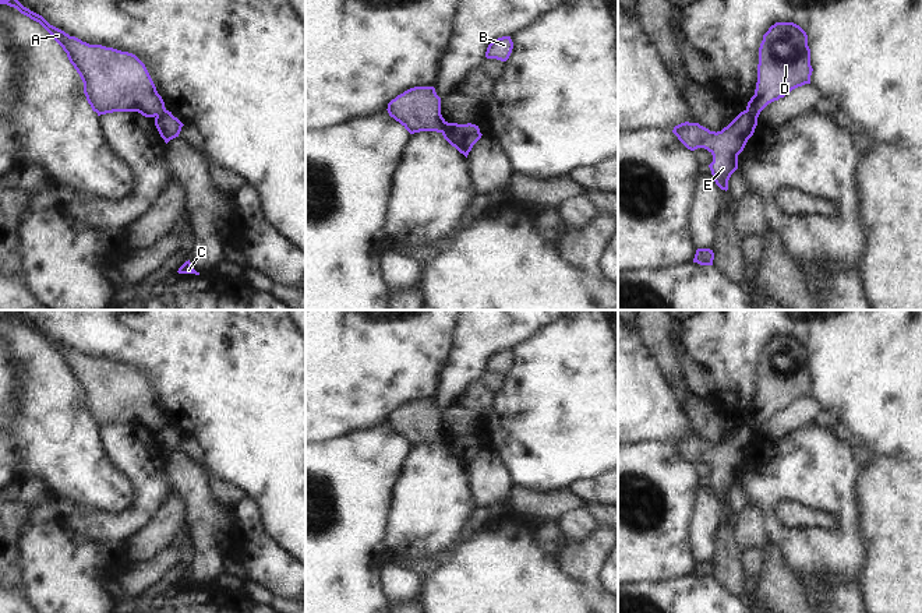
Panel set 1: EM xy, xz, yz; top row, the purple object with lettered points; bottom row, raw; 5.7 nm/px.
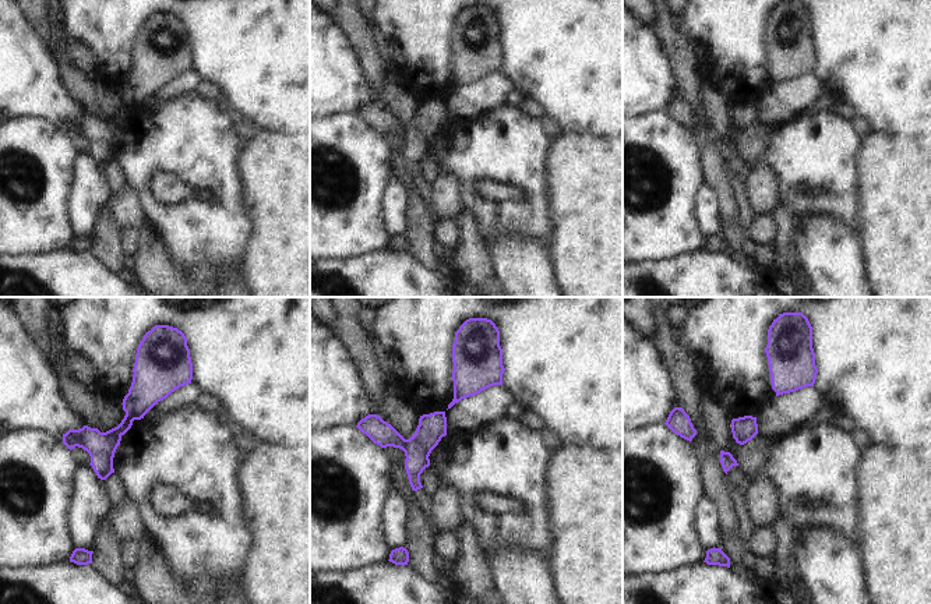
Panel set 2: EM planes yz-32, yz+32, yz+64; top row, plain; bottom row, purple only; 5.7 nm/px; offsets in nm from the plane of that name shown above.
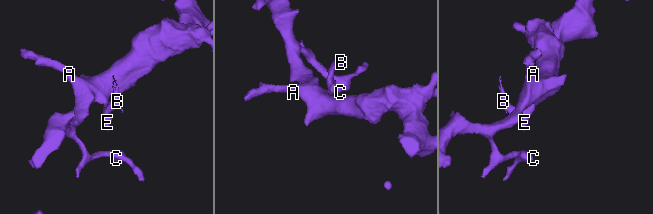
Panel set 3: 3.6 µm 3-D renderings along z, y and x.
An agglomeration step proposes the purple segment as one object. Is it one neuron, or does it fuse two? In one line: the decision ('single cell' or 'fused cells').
fused cells

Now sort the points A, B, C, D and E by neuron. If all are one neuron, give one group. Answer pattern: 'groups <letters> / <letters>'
groups A C D / B E

